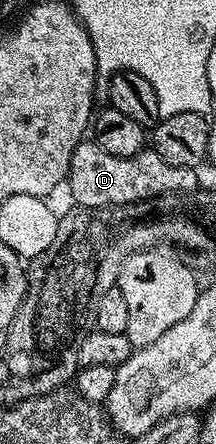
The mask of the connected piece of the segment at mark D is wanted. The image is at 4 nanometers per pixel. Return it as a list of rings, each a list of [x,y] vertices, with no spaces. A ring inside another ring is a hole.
[[[84,139],[73,151],[66,184],[71,185],[71,197],[76,206],[85,209],[105,209],[112,205],[135,205],[150,197],[164,197],[167,193],[193,193],[200,188],[196,170],[173,167],[165,163],[154,148],[144,147],[137,155],[118,157],[101,151],[93,139]]]

